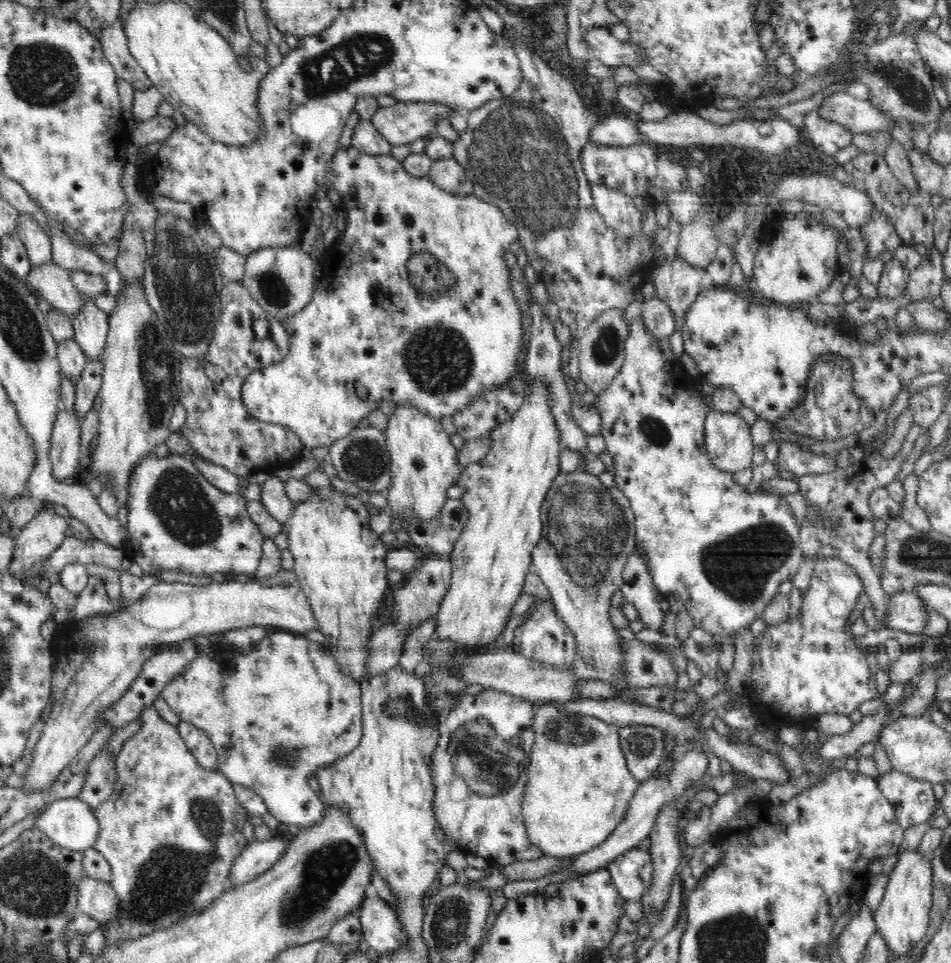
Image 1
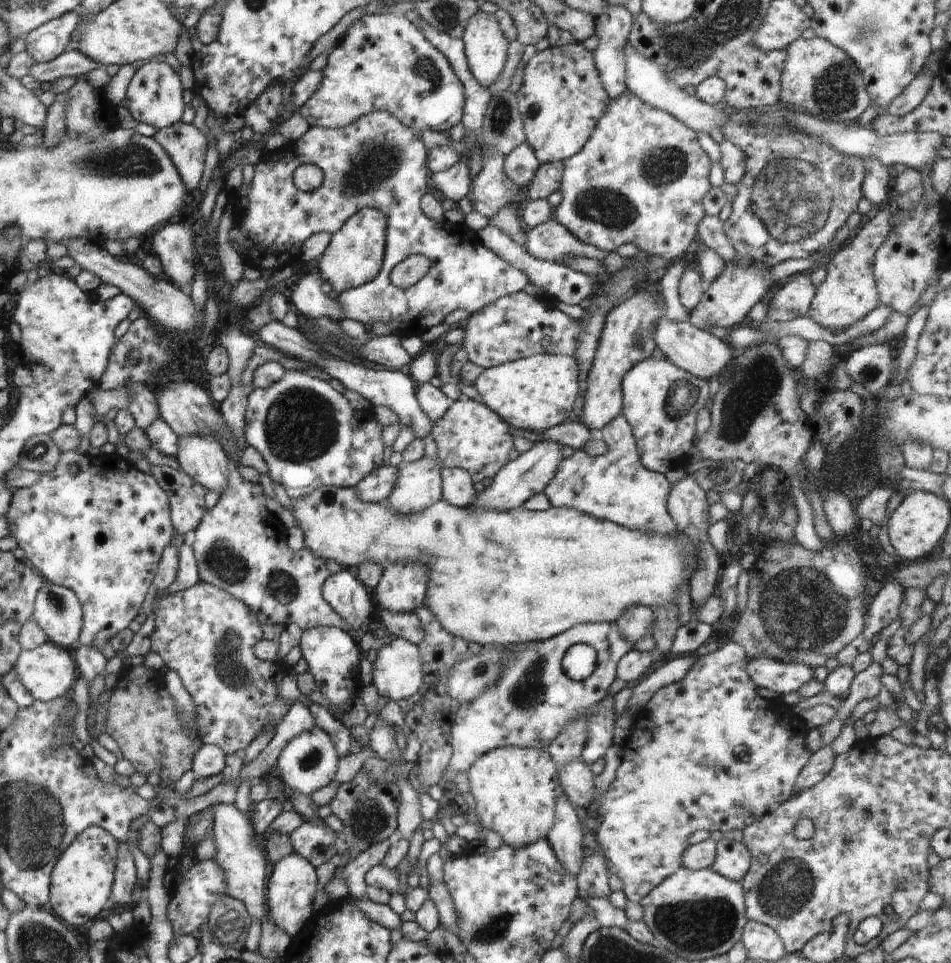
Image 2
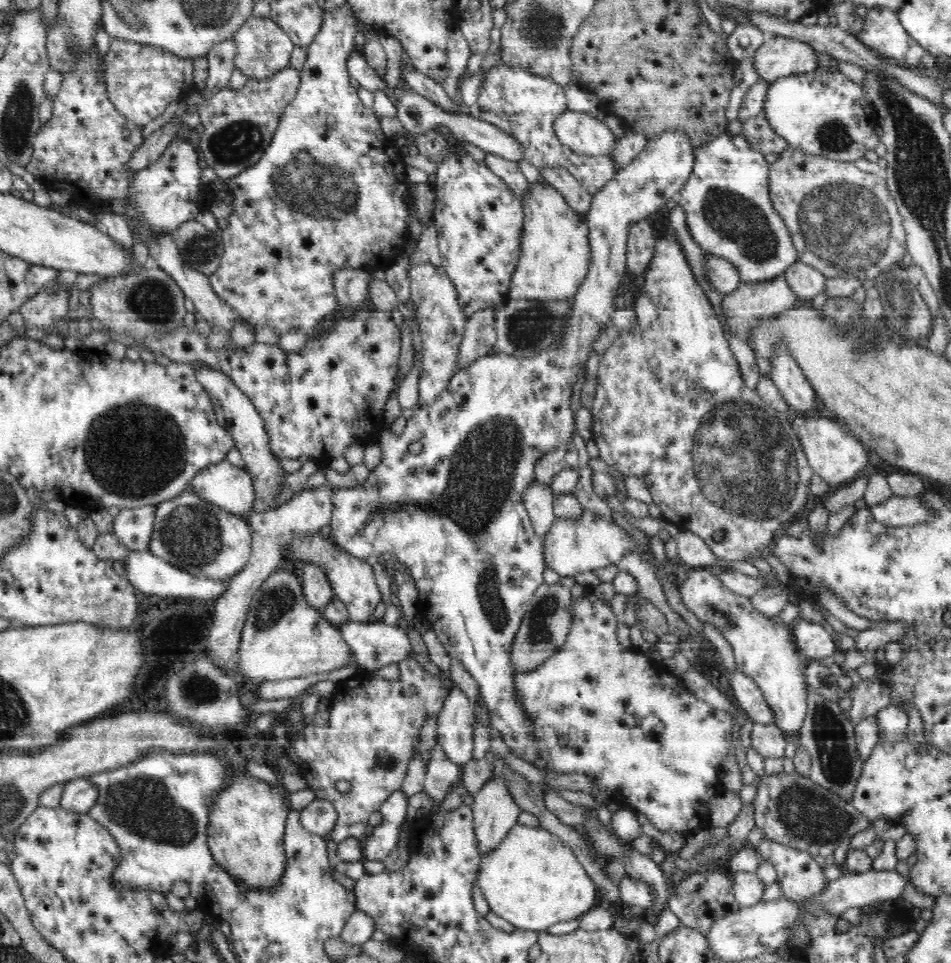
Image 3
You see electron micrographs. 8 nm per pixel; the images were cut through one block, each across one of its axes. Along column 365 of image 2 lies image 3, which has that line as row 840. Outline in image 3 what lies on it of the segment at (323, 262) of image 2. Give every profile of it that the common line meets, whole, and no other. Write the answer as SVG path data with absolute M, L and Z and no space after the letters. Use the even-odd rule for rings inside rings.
M235 770L232 784L220 790L208 814L207 843L212 856L239 886L272 890L286 872L284 834L290 812L280 787L251 776L248 771Z

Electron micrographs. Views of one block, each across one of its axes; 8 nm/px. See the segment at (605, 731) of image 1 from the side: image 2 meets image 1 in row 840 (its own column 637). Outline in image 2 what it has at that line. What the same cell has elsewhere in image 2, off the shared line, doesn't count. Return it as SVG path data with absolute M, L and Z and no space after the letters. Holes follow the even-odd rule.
M331 486L327 487L316 487L309 495L302 497L301 499L291 499L292 502L292 510L291 514L294 517L294 520L297 522L297 526L300 527L302 530L302 534L304 535L304 547L306 547L314 556L321 558L324 562L326 560L334 560L342 566L342 568L354 568L354 566L360 566L361 563L376 563L379 564L382 570L386 569L387 567L391 567L396 563L402 563L403 565L407 565L408 563L421 563L425 565L427 570L427 587L426 587L426 598L425 604L427 607L432 611L432 614L436 617L436 620L442 625L442 628L446 629L446 632L449 632L451 635L460 637L462 640L465 640L467 643L474 642L474 644L480 644L483 648L490 648L496 647L497 645L522 645L523 643L537 643L540 641L548 640L549 638L558 636L561 632L572 628L575 624L582 624L582 623L598 623L598 622L616 622L619 616L625 611L626 607L640 604L652 607L659 607L666 603L676 603L675 598L678 594L678 586L682 584L685 580L688 580L690 577L694 576L693 574L690 575L687 572L687 568L694 563L695 570L696 564L698 564L697 560L697 547L693 544L693 542L688 539L685 535L679 534L678 539L673 539L667 536L660 536L654 535L650 532L643 532L639 530L630 530L629 528L614 524L609 520L600 520L592 515L577 511L576 509L571 509L570 507L550 507L544 511L529 511L527 508L516 507L513 508L511 511L501 511L501 510L494 510L489 509L486 507L457 507L451 504L448 504L443 498L439 501L436 501L434 504L431 504L428 508L421 510L420 512L416 513L406 513L402 515L400 513L395 513L392 509L389 509L386 506L386 502L382 503L369 503L363 500L360 500L360 497L357 495L355 487L342 487L342 488L333 488Z

